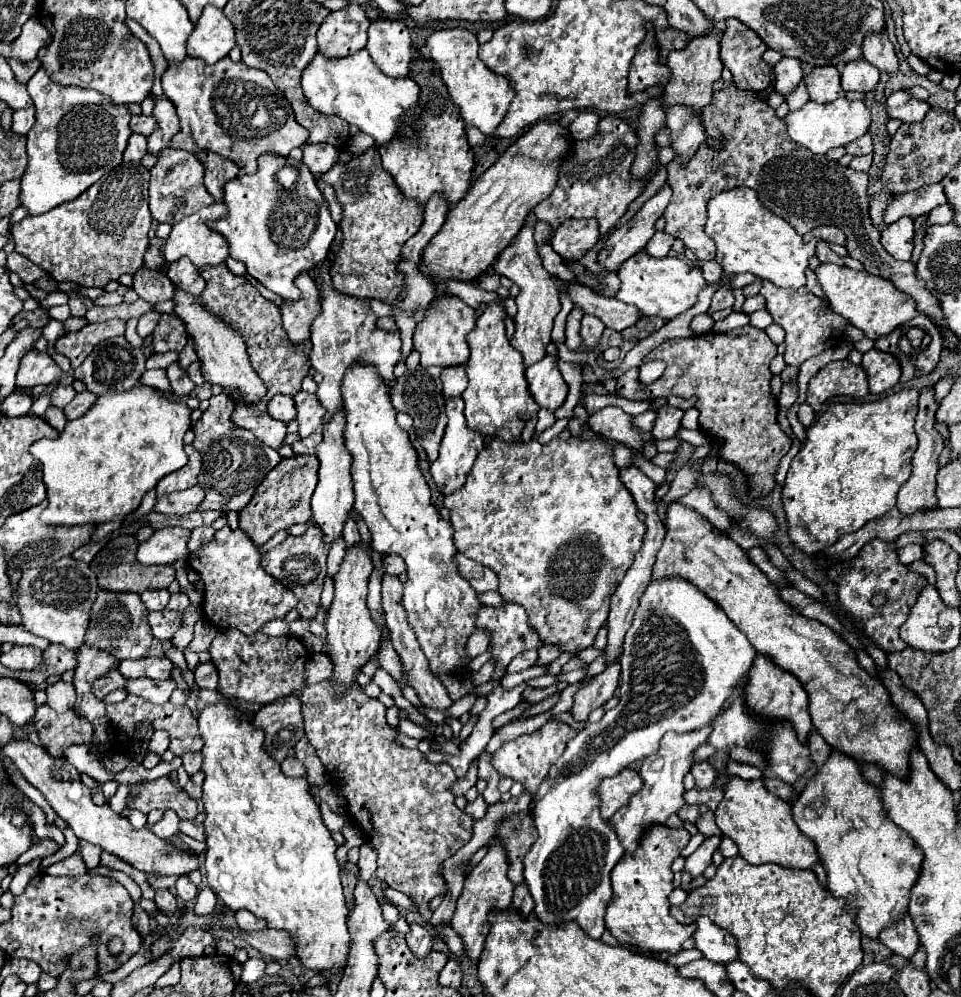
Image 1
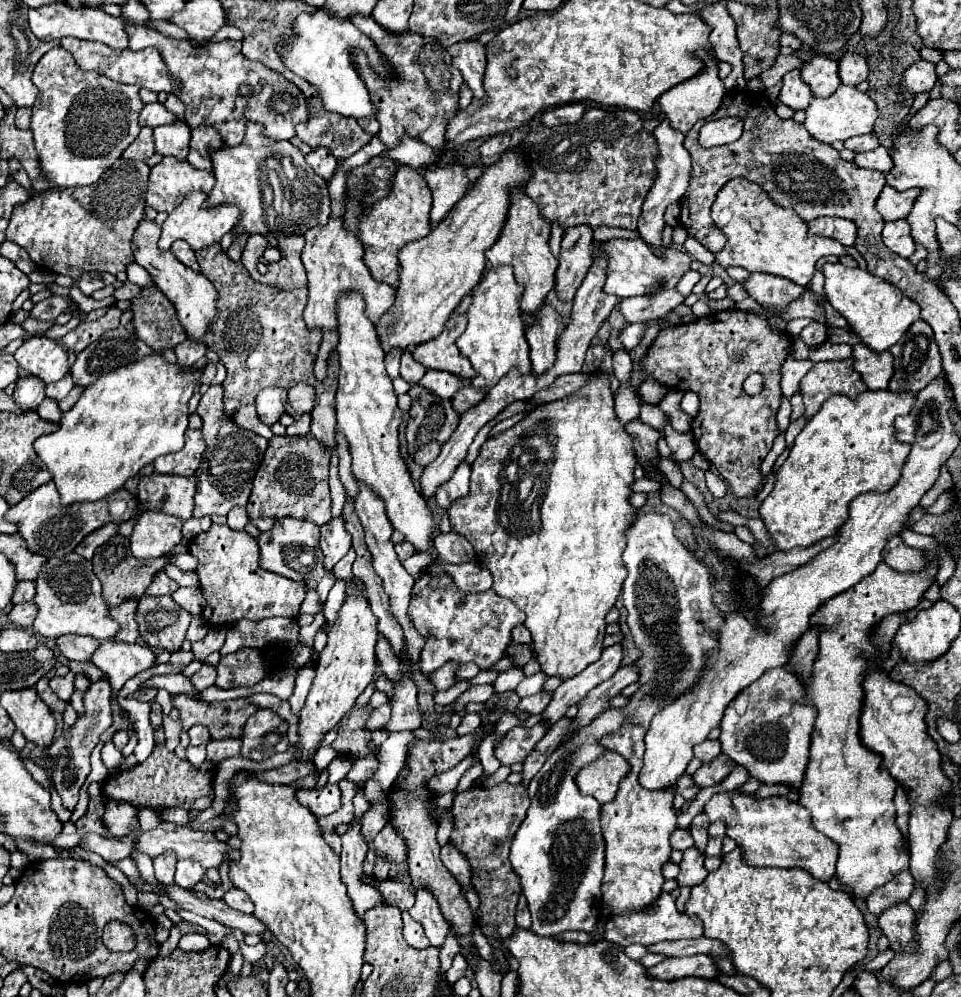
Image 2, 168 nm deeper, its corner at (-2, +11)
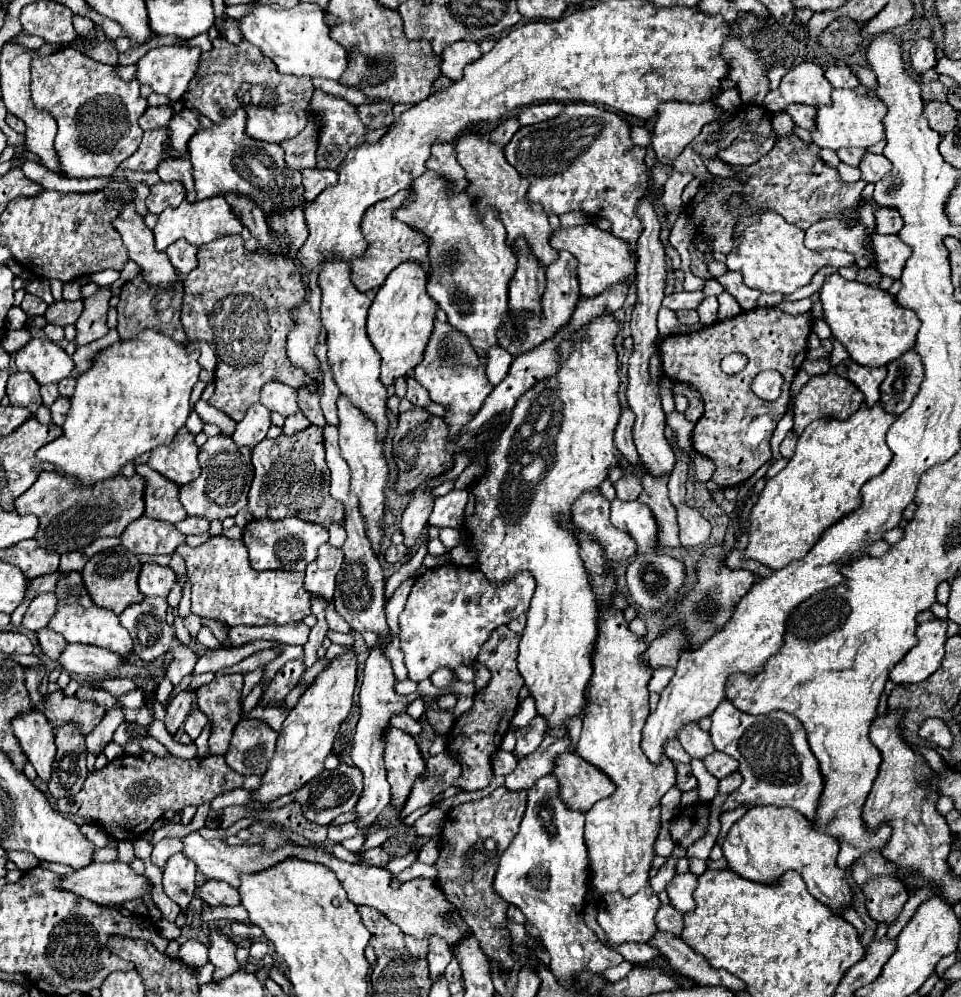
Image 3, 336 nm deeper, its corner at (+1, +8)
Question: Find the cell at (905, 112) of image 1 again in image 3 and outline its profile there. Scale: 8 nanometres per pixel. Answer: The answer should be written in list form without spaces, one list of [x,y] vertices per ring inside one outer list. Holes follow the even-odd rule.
[[[929,38],[917,40],[909,52],[909,60],[915,74],[925,74],[927,70],[935,68],[937,58],[935,58],[935,46],[931,44],[931,40]]]

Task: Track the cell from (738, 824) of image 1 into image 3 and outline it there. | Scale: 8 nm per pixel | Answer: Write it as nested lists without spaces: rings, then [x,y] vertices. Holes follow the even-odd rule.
[[[749,808],[747,814],[731,826],[721,848],[729,868],[747,880],[771,884],[783,872],[797,870],[803,876],[809,892],[835,912],[841,914],[843,906],[853,902],[853,894],[845,880],[845,872],[835,864],[839,854],[839,842],[827,834],[815,832],[813,824],[793,808]]]

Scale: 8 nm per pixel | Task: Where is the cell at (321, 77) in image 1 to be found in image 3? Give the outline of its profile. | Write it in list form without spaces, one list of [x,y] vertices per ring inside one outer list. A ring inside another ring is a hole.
[[[299,4],[295,8],[259,6],[249,16],[241,18],[243,38],[257,46],[263,56],[275,62],[279,72],[295,76],[313,76],[325,80],[341,80],[347,70],[347,52],[341,44],[331,40],[329,14],[319,4]]]

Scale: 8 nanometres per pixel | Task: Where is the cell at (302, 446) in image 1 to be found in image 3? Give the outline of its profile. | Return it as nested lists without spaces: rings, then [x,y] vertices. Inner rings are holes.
[[[299,412],[299,414],[291,416],[291,418],[285,418],[285,424],[283,424],[283,434],[291,436],[291,434],[295,434],[295,432],[299,432],[299,430],[307,428],[309,424],[311,424],[311,422],[309,422],[309,418],[307,418],[307,416],[303,416],[303,414]]]

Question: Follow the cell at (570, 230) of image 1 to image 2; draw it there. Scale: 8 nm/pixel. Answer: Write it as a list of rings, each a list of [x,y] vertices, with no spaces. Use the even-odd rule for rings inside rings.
[[[586,225],[568,227],[566,235],[562,239],[560,249],[560,265],[556,269],[556,281],[554,291],[560,301],[572,301],[578,287],[582,285],[582,279],[586,277],[590,265],[592,265],[592,229]]]

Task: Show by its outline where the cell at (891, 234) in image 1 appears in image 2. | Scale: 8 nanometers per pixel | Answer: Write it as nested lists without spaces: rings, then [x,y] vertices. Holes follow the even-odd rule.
[[[904,219],[886,223],[884,231],[882,231],[882,241],[894,253],[898,253],[900,257],[906,257],[906,259],[916,251],[914,241],[910,237],[910,225]]]

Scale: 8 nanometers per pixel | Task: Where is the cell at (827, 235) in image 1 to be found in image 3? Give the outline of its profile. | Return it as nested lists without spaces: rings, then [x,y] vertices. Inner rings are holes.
[[[865,204],[865,226],[863,224],[851,224],[845,218],[829,218],[819,220],[805,232],[805,246],[811,250],[845,250],[855,256],[855,262],[859,268],[867,268],[871,264],[869,258],[865,258],[863,242],[869,232],[875,230],[875,218],[871,208]]]

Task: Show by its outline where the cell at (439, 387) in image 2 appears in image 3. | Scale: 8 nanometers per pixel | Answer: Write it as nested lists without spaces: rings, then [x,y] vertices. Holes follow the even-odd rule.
[[[409,374],[407,376],[407,396],[405,396],[413,406],[429,406],[431,404],[431,398],[429,398],[429,392]]]

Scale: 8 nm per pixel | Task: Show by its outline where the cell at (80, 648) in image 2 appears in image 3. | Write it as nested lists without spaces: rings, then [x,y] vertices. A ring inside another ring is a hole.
[[[43,628],[37,632],[39,638],[39,646],[41,650],[51,658],[51,660],[59,660],[59,656],[63,654],[63,650],[67,648],[67,640],[63,636],[59,636],[57,632],[51,632],[49,628]]]

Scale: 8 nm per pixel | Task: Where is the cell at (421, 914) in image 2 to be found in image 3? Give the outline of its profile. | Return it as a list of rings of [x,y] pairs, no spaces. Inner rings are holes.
[[[429,936],[429,954],[427,954],[427,962],[429,962],[429,976],[431,980],[435,980],[435,976],[445,972],[445,966],[451,962],[453,954],[447,946],[447,942],[439,936]]]

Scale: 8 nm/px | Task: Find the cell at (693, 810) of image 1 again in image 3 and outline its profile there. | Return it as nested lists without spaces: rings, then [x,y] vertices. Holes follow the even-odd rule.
[[[677,764],[677,784],[675,784],[681,792],[689,792],[697,788],[697,780],[691,774],[691,766],[689,764]]]

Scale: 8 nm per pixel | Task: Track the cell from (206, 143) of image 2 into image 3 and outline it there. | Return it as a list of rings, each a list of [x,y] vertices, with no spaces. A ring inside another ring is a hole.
[[[185,108],[181,114],[175,114],[169,130],[171,130],[171,146],[185,158],[189,156],[189,140],[195,132],[199,132],[201,128],[213,128],[213,122],[207,116],[199,116],[197,112],[191,112],[189,108]]]

